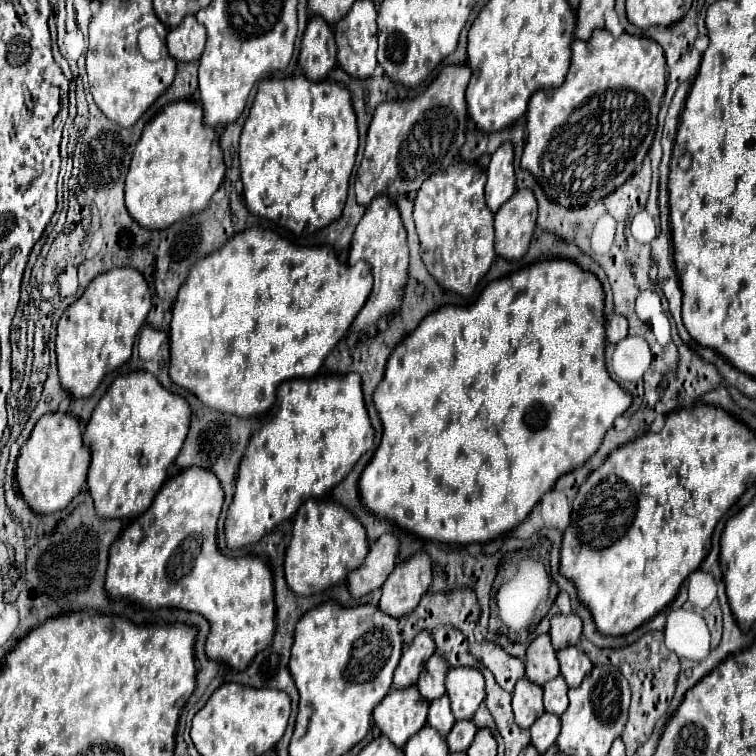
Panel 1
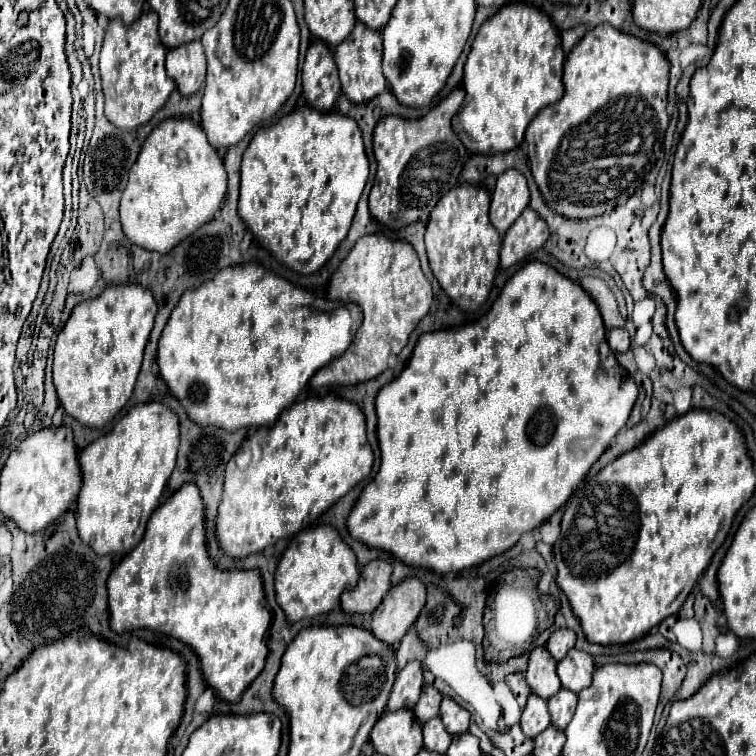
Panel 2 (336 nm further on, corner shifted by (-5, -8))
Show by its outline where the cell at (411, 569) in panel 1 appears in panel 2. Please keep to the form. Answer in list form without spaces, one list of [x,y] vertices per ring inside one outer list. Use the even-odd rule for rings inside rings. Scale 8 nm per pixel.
[[[415,577],[401,581],[399,585],[389,589],[381,605],[373,611],[371,633],[387,645],[399,643],[401,637],[415,623],[423,605],[425,585]]]

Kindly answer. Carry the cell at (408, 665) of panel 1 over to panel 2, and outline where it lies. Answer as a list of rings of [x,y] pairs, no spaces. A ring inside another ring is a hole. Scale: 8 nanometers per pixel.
[[[411,661],[407,663],[399,673],[397,679],[393,683],[391,695],[389,695],[389,703],[387,703],[387,711],[397,711],[397,709],[413,709],[419,693],[423,687],[423,671],[421,671],[421,663],[419,661]]]

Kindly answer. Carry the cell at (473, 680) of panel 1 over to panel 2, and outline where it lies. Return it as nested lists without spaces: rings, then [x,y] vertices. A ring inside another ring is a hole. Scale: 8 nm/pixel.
[[[443,697],[443,701],[441,701],[441,721],[451,735],[465,733],[467,727],[469,727],[469,719],[471,719],[471,715],[465,707],[461,707],[451,697]]]

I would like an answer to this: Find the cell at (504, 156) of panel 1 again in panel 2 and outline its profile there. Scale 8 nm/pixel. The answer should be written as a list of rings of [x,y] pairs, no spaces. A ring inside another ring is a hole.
[[[509,169],[503,175],[499,175],[497,187],[491,195],[491,213],[489,213],[495,229],[501,235],[505,235],[527,205],[529,205],[529,189],[525,177],[515,169]]]

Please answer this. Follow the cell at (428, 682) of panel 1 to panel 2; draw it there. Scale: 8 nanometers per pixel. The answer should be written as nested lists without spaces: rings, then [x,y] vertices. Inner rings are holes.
[[[423,685],[421,697],[419,697],[417,705],[413,707],[413,713],[415,713],[417,721],[419,721],[419,723],[425,723],[425,721],[437,717],[437,715],[439,715],[441,699],[443,699],[443,695],[441,695],[435,687],[431,687],[431,685]]]

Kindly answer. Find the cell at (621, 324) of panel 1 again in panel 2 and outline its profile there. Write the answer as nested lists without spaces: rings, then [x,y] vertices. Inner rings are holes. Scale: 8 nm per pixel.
[[[611,329],[607,333],[607,343],[609,343],[613,353],[625,353],[629,349],[629,345],[631,345],[627,329]]]

